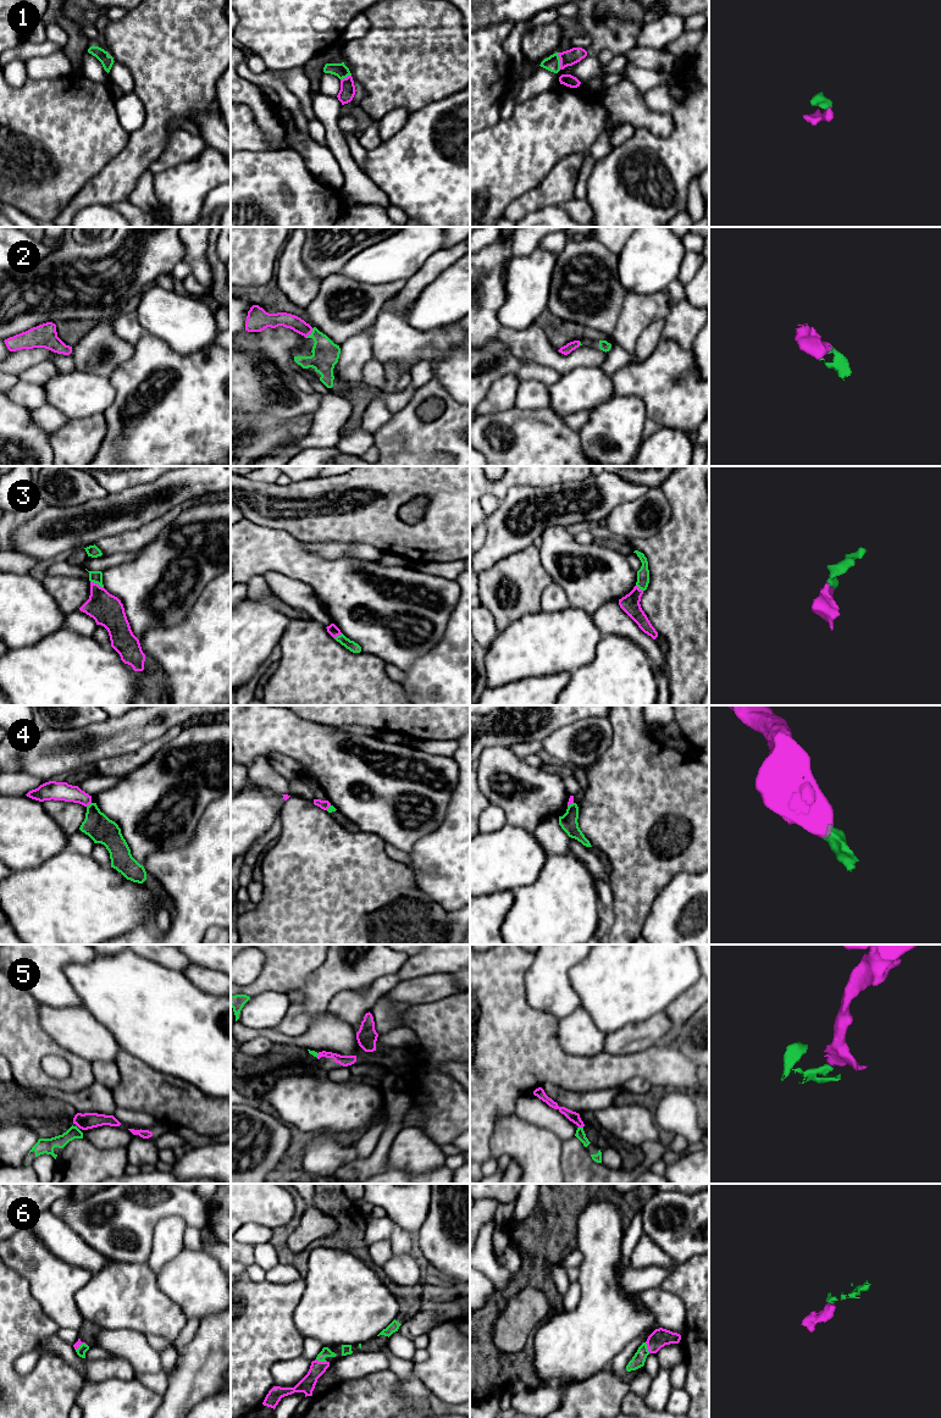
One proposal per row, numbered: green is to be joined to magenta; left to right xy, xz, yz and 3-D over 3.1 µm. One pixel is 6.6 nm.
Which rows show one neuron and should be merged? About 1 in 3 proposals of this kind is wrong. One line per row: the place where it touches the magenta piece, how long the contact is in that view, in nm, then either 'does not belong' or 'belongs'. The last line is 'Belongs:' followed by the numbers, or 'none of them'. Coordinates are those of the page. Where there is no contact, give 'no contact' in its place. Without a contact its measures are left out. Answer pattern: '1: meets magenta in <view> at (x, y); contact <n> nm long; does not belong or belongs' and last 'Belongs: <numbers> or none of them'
1: meets magenta in yz at (560, 61); contact 110 nm long; belongs
2: meets magenta in xz at (309, 333); contact 80 nm long; belongs
3: meets magenta in xy at (97, 583); contact 100 nm long; belongs
4: meets magenta in xy at (89, 803); contact 50 nm long; does not belong
5: meets magenta in yz at (581, 1126); contact 30 nm long; does not belong
6: meets magenta in xz at (321, 1362); contact 80 nm long; belongs
Belongs: 1, 2, 3, 6

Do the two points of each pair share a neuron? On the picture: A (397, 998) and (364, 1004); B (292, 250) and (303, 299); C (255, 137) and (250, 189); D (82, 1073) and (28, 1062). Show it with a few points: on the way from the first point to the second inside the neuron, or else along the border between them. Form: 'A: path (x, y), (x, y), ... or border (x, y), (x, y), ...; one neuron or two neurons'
A: border (400, 981), (386, 993); two neurons
B: path (292, 262), (294, 280), (300, 287); one neuron
C: border (243, 149), (269, 150); two neurons
D: path (68, 1084), (49, 1083), (39, 1075); one neuron

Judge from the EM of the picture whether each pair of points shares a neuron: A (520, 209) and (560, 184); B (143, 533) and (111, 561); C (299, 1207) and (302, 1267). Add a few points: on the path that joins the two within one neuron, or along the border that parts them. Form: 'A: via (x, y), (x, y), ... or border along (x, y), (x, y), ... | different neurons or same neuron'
A: via (530, 201), (551, 192) | same neuron
B: border along (134, 550), (103, 554) | different neurons
C: via (294, 1222), (283, 1234), (283, 1248), (287, 1252) | same neuron

